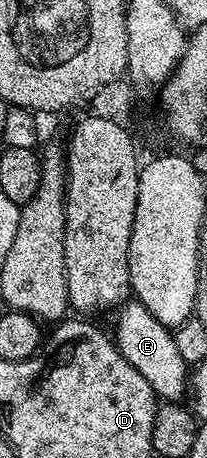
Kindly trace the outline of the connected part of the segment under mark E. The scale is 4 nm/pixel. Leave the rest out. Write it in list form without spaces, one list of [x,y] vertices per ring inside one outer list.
[[[136,300],[128,301],[118,309],[113,339],[119,353],[153,386],[156,397],[163,402],[179,402],[189,392],[189,366],[181,354],[177,354],[174,333],[150,314],[145,306]]]

